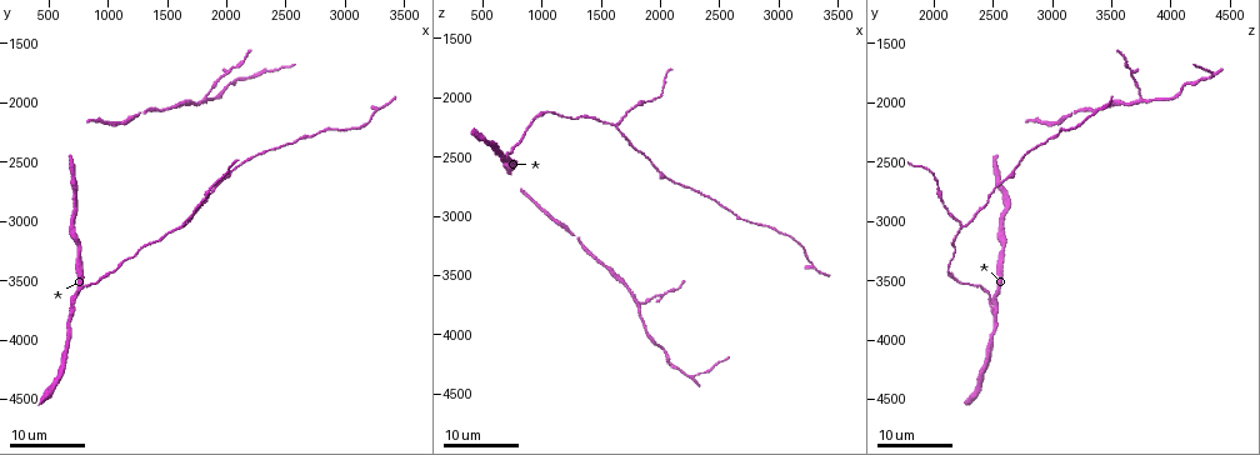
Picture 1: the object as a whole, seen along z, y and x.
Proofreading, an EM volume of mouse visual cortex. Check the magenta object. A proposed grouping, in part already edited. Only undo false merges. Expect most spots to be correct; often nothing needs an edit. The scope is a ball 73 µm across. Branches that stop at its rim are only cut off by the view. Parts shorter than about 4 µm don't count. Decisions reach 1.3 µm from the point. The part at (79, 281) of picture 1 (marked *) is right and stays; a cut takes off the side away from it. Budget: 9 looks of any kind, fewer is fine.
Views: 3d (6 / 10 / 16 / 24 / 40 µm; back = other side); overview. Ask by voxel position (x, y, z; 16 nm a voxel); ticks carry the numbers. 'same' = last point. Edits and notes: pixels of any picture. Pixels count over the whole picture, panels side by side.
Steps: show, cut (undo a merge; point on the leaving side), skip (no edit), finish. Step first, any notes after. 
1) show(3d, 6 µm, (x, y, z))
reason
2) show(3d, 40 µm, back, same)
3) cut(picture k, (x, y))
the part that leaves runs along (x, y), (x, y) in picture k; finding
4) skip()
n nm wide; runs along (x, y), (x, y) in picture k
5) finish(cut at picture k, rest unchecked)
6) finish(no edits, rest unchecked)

show(3d, 24 µm, (720, 3660, 2480))
side arm on a straight run

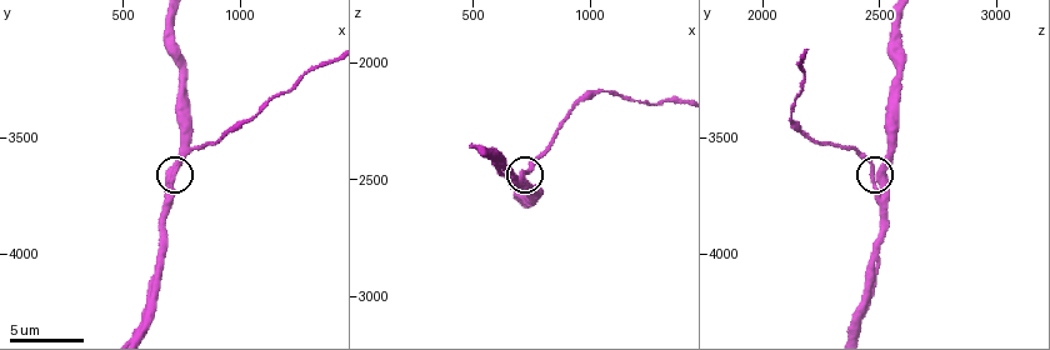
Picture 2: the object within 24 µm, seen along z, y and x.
show(3d, 6 µm, (710, 3670, 2470))

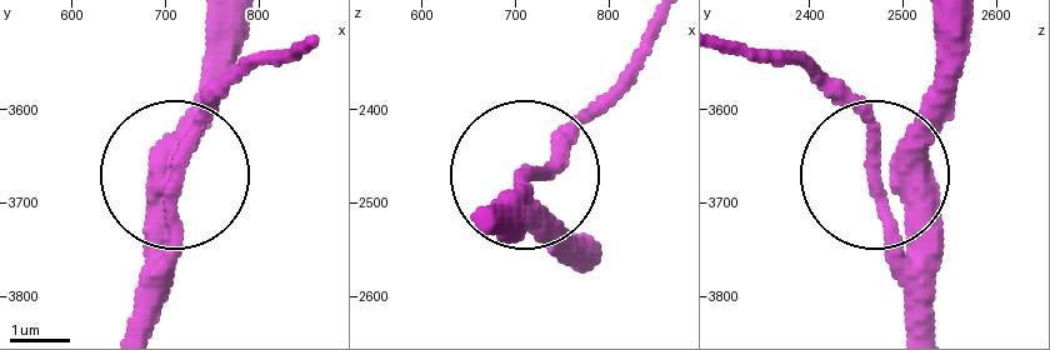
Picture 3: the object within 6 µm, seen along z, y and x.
skip()
3 arms; runs along (564, 264), (519, 175), (504, 204) in picture 3; all the same neuron

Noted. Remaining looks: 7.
show(3d, 24 µm, (1640, 3040, 2260))
branch point

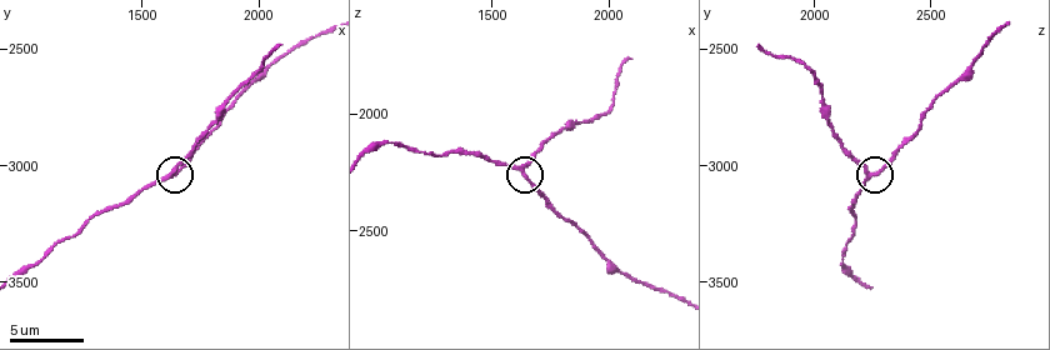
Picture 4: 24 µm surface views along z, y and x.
show(3d, 10 µm, (1640, 3050, 2240))

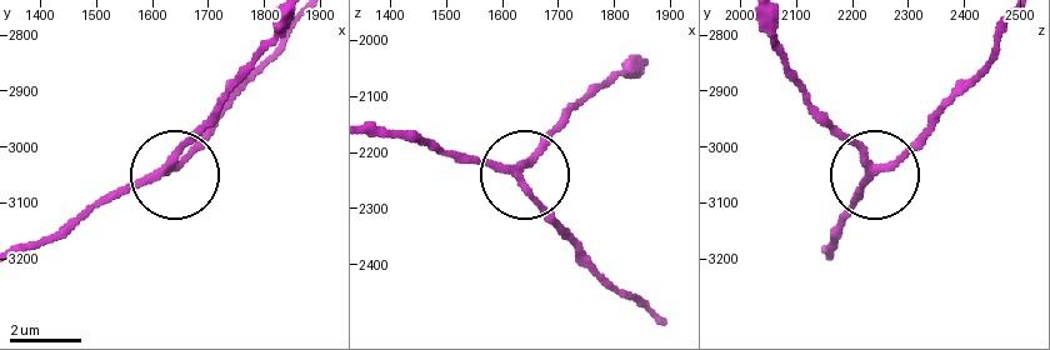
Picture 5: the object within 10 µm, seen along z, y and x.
skip()
side arm 15 µm; runs along (376, 133), (413, 133), (518, 171), (580, 100) in picture 5; one neuron here

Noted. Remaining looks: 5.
show(3d, 16 µm, (1960, 1880, 4080))

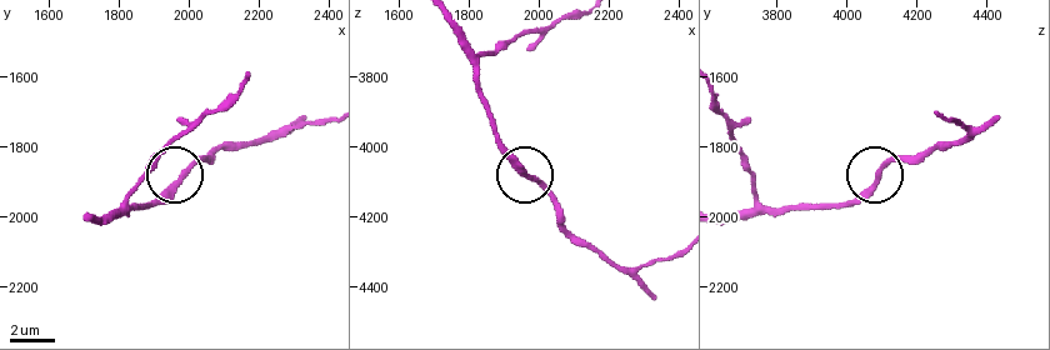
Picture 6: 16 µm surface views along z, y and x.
show(3d, 6 µm, (1960, 1900, 4080))

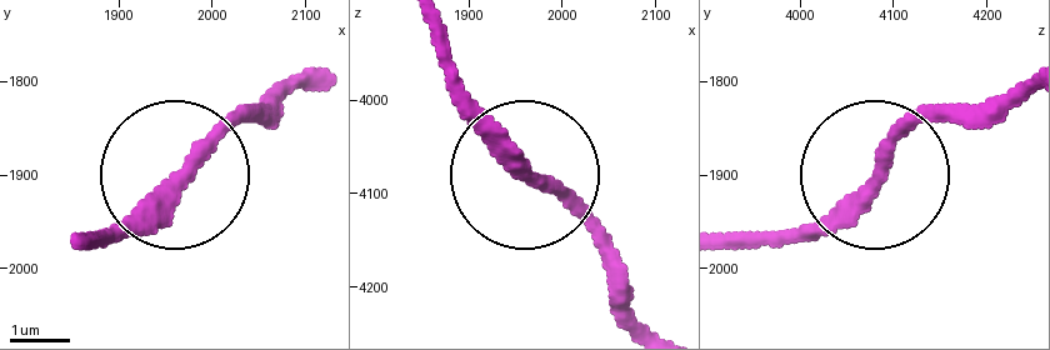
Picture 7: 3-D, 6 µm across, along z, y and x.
skip()
runs along (731, 244), (805, 234), (895, 139), (950, 114) in picture 7; all the same neuron

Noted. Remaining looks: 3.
show(3d, 24 µm, (1820, 1960, 3760))
thin arm on a thick one

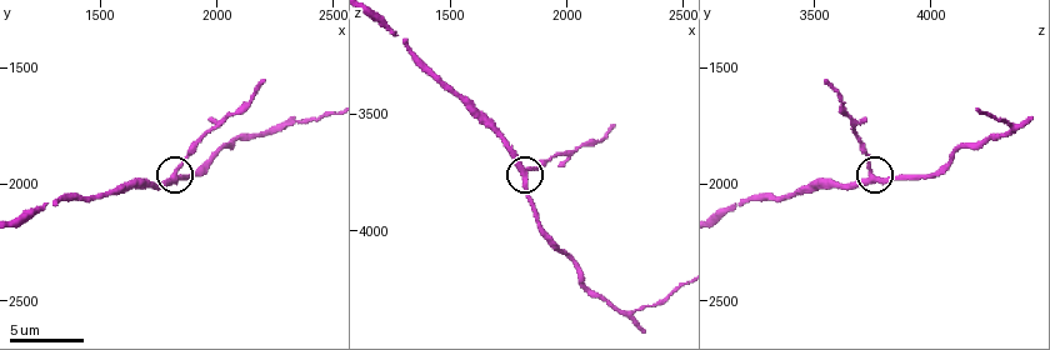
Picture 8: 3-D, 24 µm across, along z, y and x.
show(3d, 6 µm, (1830, 1960, 3740))
zoom in

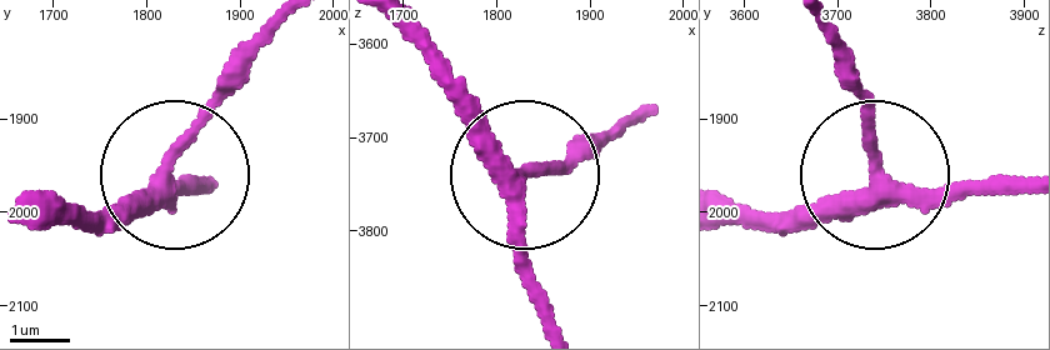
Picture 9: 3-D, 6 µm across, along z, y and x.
skip()
3 arms; runs along (720, 218), (809, 218), (854, 188), (869, 113), (839, 43) in picture 9; all the same neuron

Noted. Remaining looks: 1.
finish(no edits, rest unchecked)

